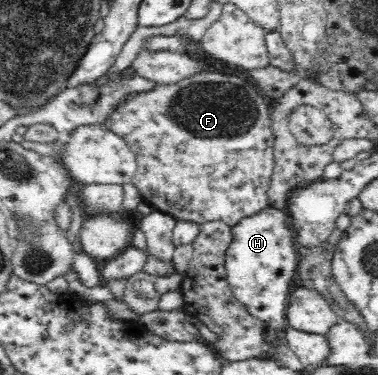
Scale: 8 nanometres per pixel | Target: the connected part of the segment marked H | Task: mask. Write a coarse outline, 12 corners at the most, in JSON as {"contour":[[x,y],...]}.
{"contour":[[283,209],[232,226],[227,280],[281,334],[298,268]]}

